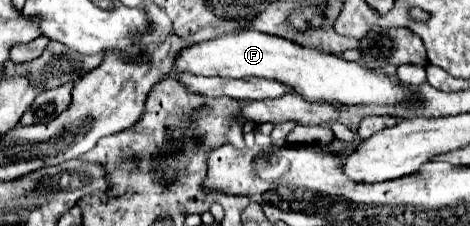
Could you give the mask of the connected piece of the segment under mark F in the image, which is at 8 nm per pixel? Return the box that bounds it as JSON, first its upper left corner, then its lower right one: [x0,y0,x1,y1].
[175,30,411,104]

